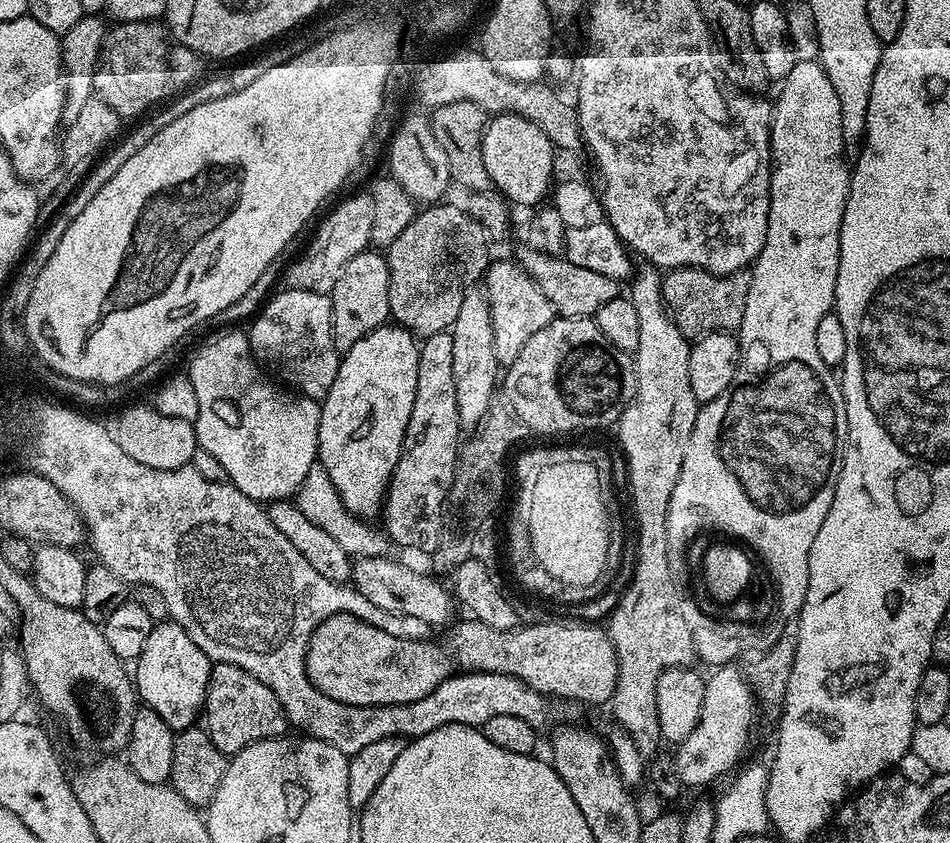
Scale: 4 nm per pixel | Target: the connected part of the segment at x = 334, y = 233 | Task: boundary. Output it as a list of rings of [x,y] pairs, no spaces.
[[[371,195],[352,196],[344,200],[324,221],[316,232],[316,237],[308,244],[308,249],[293,262],[284,276],[284,284],[289,288],[331,293],[338,274],[346,270],[346,262],[371,245],[370,226],[374,222],[374,202]]]

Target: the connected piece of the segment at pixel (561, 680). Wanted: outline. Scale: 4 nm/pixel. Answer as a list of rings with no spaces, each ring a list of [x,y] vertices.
[[[339,612],[314,630],[308,643],[306,670],[310,682],[322,694],[363,708],[418,702],[435,692],[453,669],[513,676],[548,698],[562,696],[580,704],[607,705],[618,682],[614,646],[603,627],[571,623],[525,623],[510,630],[494,630],[494,626],[464,618],[448,636],[451,656],[447,646],[435,644],[435,639],[394,638],[394,634],[378,630],[378,626],[367,624],[359,616]]]

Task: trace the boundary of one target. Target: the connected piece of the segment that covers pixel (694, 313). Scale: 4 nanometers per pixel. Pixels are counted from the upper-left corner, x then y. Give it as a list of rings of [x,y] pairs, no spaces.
[[[673,268],[663,277],[662,294],[664,295],[665,305],[671,315],[672,321],[678,326],[678,330],[682,330],[682,334],[689,338],[699,338],[710,334],[711,332],[731,332],[735,333],[739,329],[742,322],[742,314],[746,314],[746,294],[750,294],[750,282],[752,281],[751,271],[731,272],[725,276],[716,276],[712,272],[708,272],[704,268]]]

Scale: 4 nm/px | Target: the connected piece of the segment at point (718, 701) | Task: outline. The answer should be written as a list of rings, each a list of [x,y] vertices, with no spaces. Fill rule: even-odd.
[[[716,666],[707,673],[702,698],[702,714],[698,726],[675,749],[676,773],[689,789],[712,784],[724,776],[744,756],[752,736],[752,706],[754,697],[745,673],[736,666]]]

